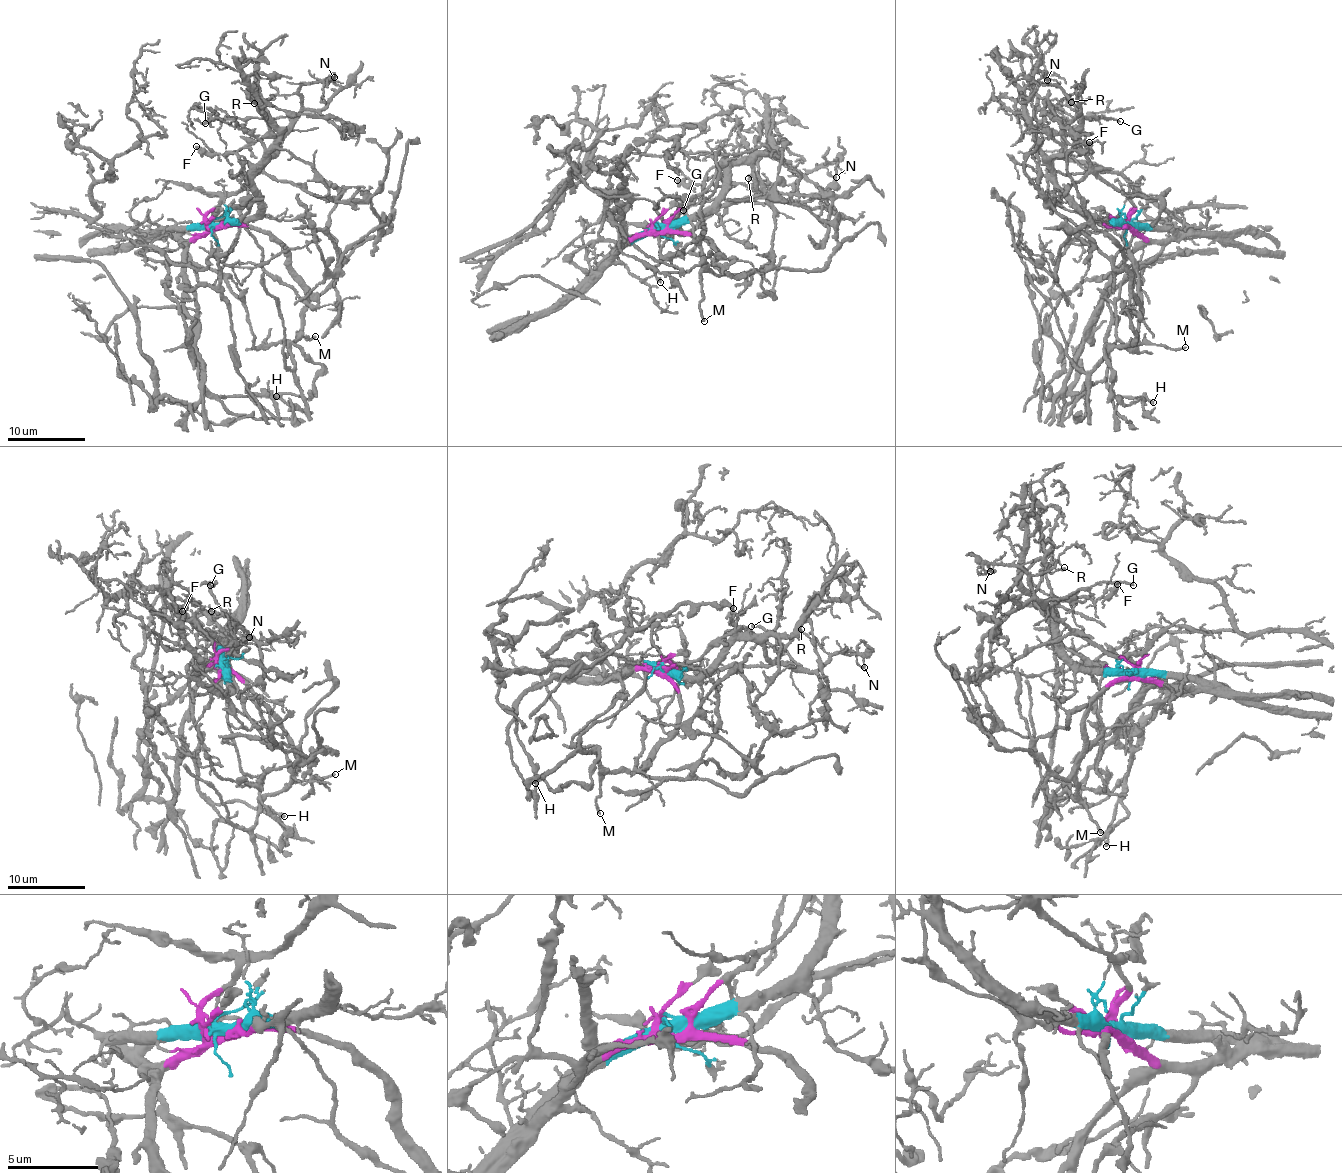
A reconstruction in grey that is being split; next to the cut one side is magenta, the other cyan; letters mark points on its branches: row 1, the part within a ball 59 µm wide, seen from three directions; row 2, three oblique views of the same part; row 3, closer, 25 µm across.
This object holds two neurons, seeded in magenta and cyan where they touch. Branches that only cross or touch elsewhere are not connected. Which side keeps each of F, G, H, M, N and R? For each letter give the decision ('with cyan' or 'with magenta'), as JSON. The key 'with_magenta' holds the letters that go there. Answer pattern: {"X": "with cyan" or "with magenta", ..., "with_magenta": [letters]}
{"F": "with cyan", "G": "with cyan", "H": "with magenta", "M": "with magenta", "N": "with cyan", "R": "with cyan", "with_magenta": ["H", "M"]}

